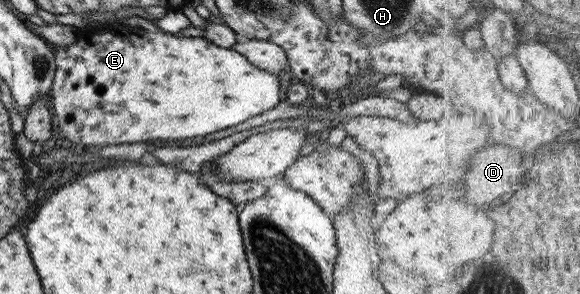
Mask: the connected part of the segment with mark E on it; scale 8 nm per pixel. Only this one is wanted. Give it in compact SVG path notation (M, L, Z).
M115 24L110 31L103 36L99 36L97 31L89 34L79 35L76 40L63 46L53 45L54 55L54 76L50 89L51 103L53 107L53 118L57 123L57 129L65 139L81 145L117 145L118 143L137 143L152 140L175 140L190 139L191 137L203 137L204 135L233 127L247 119L261 115L267 109L273 109L279 102L279 79L277 75L268 71L253 67L240 53L231 48L225 49L221 46L213 45L203 37L177 37L173 34L159 34L157 32L147 32L142 28L129 27L123 24Z

